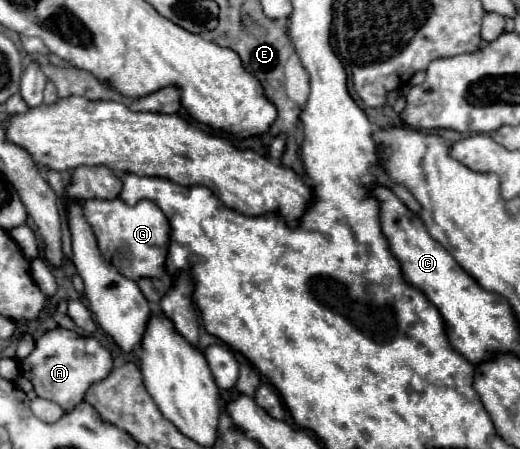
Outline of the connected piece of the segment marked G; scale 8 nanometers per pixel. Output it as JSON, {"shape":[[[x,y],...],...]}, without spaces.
{"shape":[[[119,198],[115,200],[85,200],[81,202],[83,214],[93,228],[101,256],[111,262],[123,276],[131,280],[159,278],[165,274],[165,256],[169,244],[169,222],[165,214],[151,202],[139,200],[135,206],[127,206]]]}

